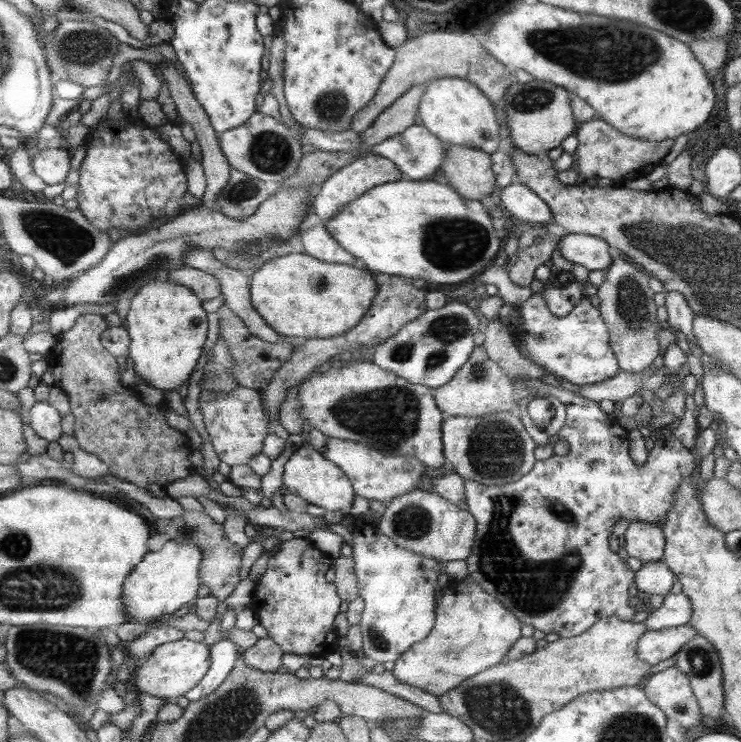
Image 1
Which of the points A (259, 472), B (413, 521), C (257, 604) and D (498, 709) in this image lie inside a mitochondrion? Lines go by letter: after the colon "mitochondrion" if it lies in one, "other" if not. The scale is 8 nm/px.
A: other
B: mitochondrion
C: other
D: mitochondrion

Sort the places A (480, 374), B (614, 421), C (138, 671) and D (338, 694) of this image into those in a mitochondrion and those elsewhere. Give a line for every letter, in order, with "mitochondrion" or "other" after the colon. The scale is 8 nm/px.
A: mitochondrion
B: other
C: other
D: other

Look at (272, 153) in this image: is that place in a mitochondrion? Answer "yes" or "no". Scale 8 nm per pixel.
yes

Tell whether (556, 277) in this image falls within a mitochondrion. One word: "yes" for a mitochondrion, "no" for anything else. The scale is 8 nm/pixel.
no

